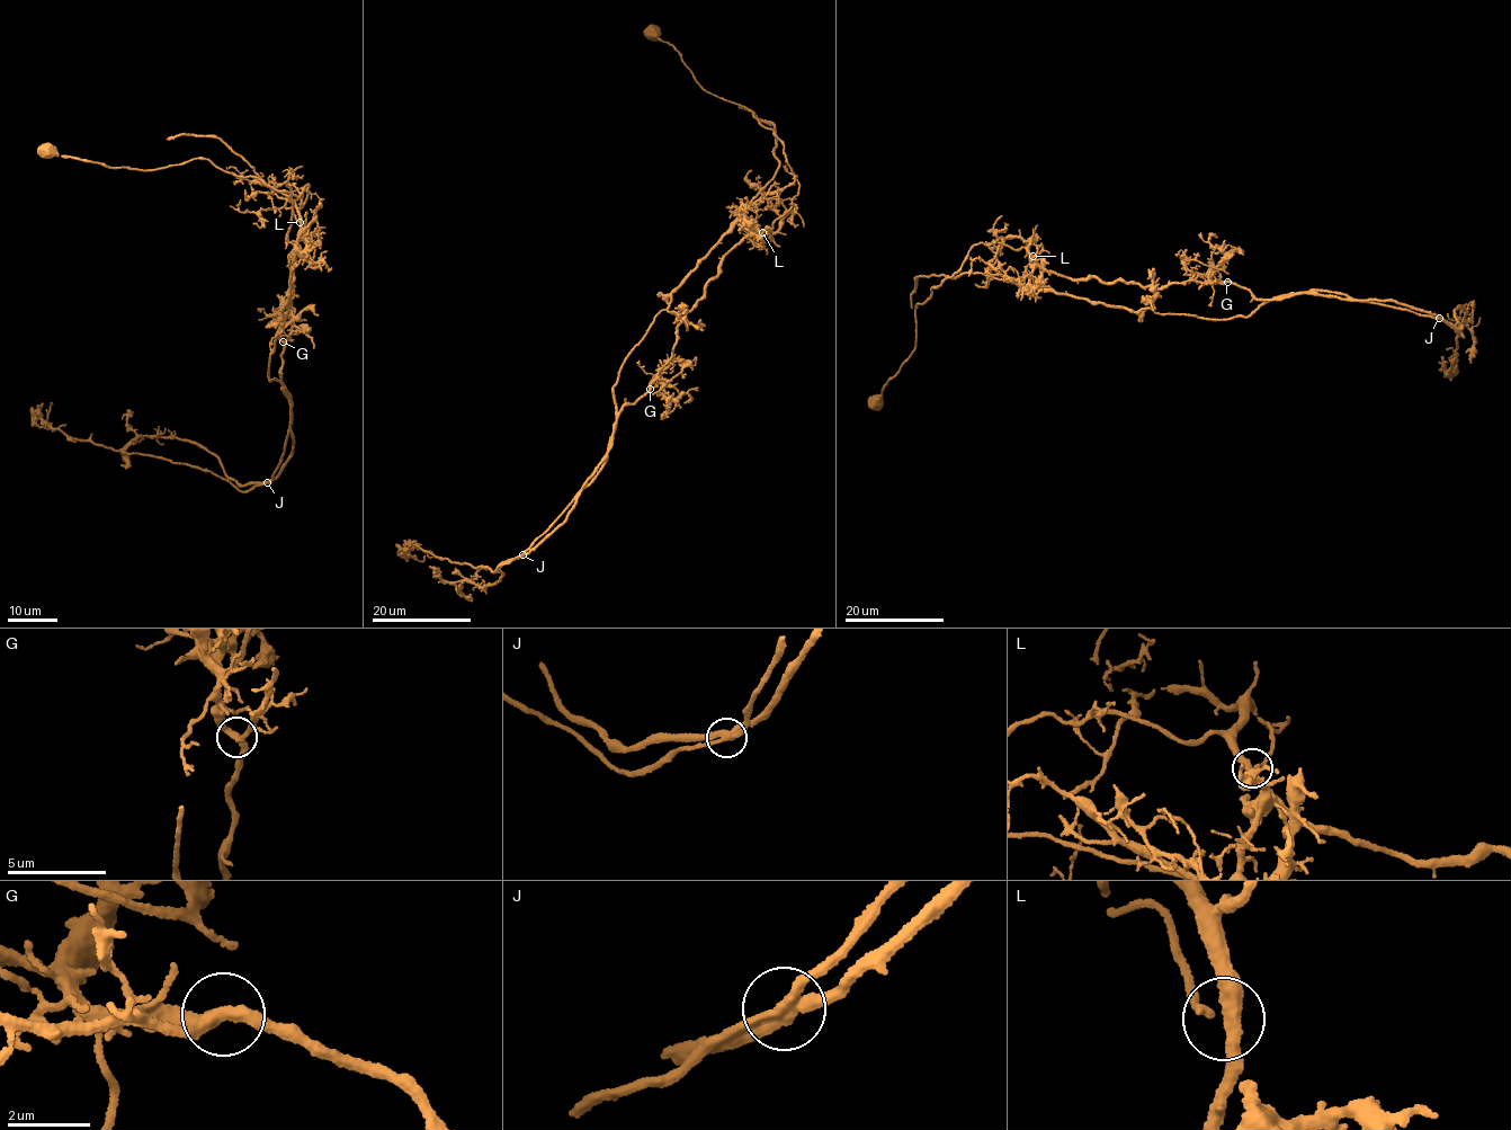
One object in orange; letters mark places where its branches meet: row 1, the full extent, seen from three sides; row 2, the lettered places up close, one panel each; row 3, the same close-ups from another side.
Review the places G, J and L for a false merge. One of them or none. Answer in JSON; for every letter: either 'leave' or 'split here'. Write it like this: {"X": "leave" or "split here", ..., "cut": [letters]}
{"G": "leave", "J": "split here", "L": "leave", "cut": ["J"]}

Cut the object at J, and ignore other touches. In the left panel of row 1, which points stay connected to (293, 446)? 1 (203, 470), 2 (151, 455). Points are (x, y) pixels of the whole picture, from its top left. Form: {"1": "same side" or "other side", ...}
{"1": "other side", "2": "other side"}

